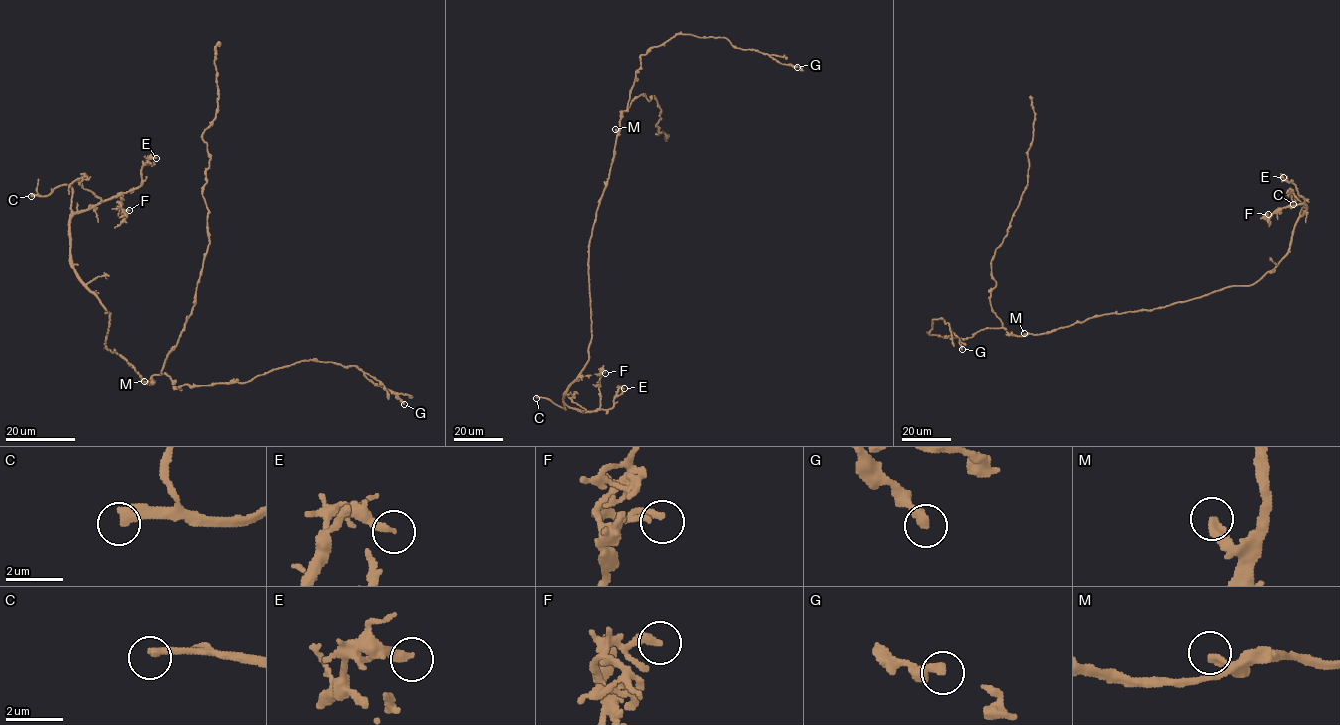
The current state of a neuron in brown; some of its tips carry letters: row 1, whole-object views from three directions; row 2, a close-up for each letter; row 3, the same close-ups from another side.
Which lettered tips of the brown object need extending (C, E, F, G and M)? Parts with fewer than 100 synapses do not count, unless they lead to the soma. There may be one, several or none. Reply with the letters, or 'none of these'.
C

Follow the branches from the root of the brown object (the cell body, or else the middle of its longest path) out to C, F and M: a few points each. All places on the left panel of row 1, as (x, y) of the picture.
C: (128, 363), (106, 348), (110, 314), (72, 265), (72, 189), (59, 185), (46, 195), (31, 196)
F: (128, 363), (106, 348), (110, 314), (72, 265), (69, 220), (78, 211), (120, 195), (121, 214), (129, 210)
M: (128, 363), (147, 382), (144, 381)

